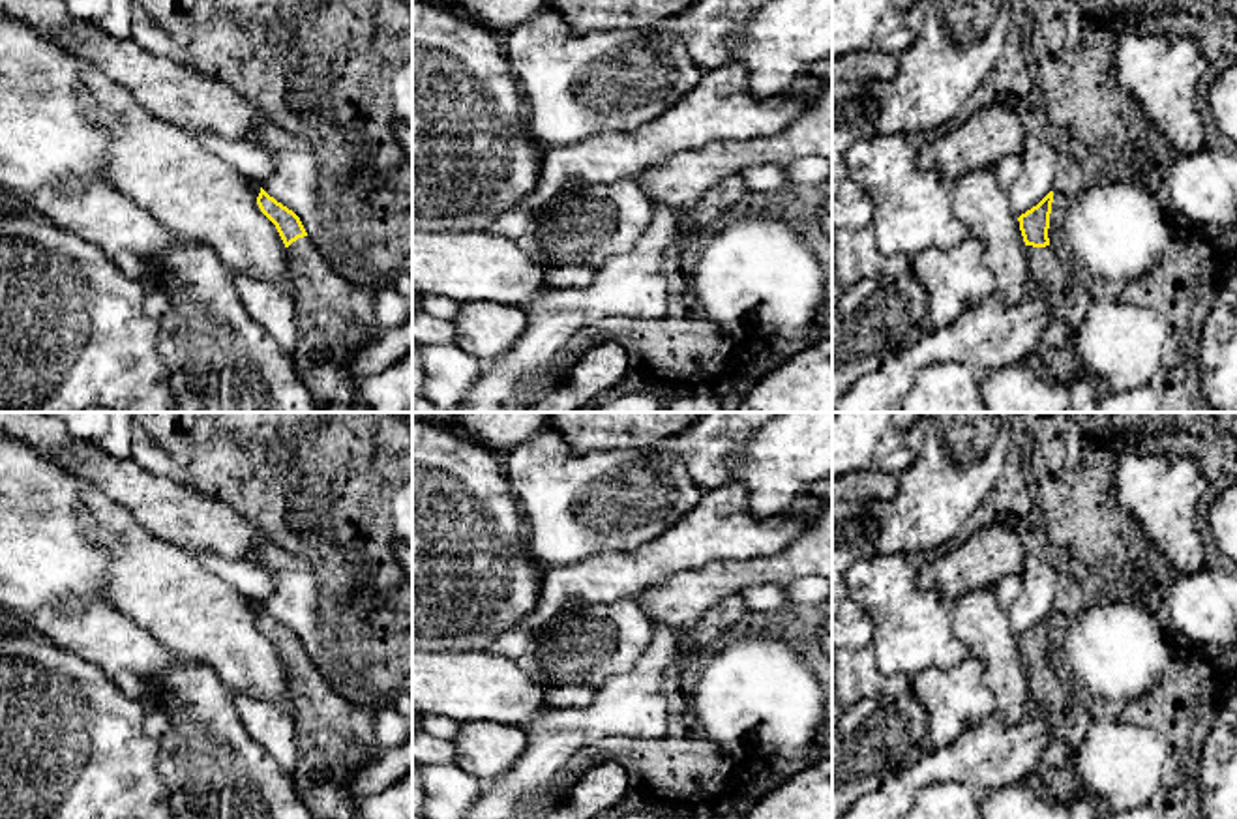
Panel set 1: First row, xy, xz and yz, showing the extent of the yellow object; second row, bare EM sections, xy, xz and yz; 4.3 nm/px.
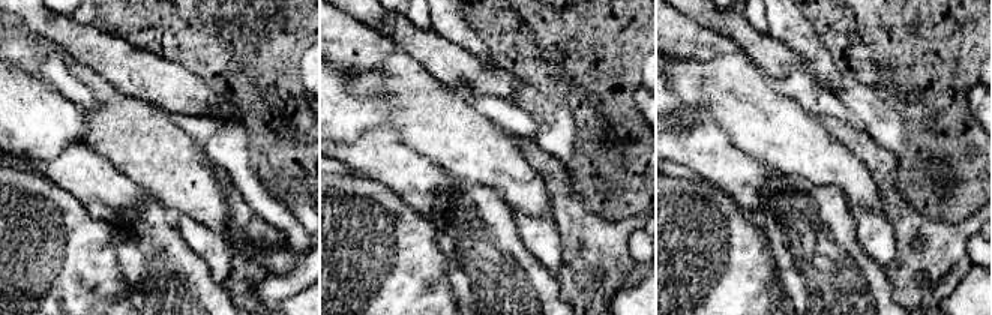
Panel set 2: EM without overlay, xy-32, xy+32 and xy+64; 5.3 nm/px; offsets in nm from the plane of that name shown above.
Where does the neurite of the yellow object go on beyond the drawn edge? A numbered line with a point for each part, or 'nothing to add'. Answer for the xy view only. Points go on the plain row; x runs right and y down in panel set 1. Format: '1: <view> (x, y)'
1: xy (336, 737)

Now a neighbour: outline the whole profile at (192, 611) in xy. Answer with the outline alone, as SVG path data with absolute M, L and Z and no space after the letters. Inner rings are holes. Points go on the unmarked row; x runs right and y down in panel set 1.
M86 485L79 497L92 517L118 538L116 547L99 547L107 558L101 602L148 630L165 648L184 660L208 665L232 693L291 707L287 667L276 645L261 632L261 603L208 572L191 551L150 534L122 506Z

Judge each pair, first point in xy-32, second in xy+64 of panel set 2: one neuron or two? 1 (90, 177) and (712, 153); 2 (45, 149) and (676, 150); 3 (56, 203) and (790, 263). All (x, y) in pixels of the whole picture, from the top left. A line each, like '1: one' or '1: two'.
1: one
2: two
3: two

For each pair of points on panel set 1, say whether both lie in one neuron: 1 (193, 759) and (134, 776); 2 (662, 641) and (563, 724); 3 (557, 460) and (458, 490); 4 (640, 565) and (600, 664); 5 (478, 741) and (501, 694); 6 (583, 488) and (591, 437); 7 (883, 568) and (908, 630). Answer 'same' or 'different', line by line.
1: different
2: same
3: different
4: different
5: different
6: different
7: same

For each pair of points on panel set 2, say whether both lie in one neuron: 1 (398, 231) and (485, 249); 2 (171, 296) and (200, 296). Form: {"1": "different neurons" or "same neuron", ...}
{"1": "different neurons", "2": "same neuron"}

